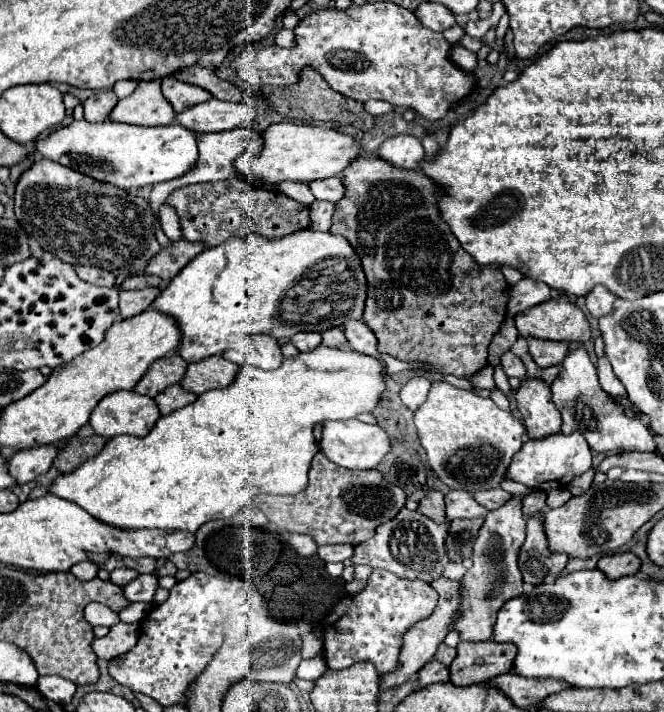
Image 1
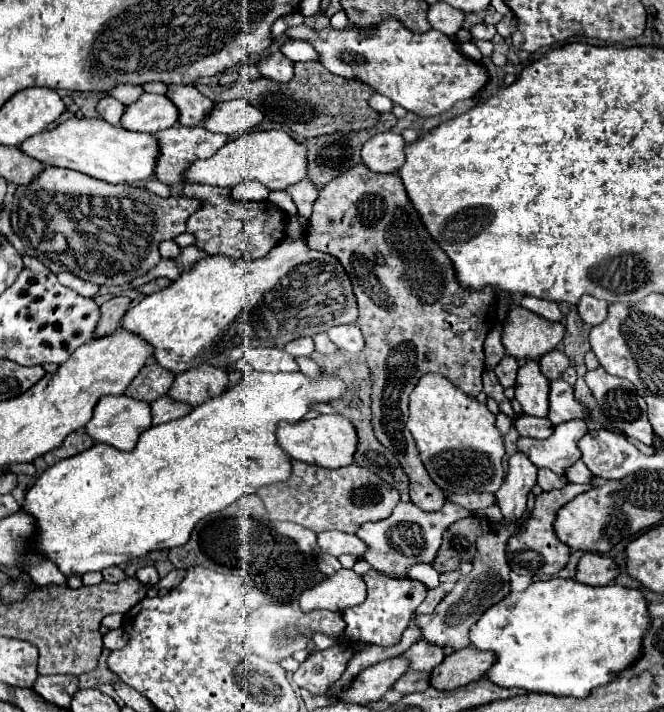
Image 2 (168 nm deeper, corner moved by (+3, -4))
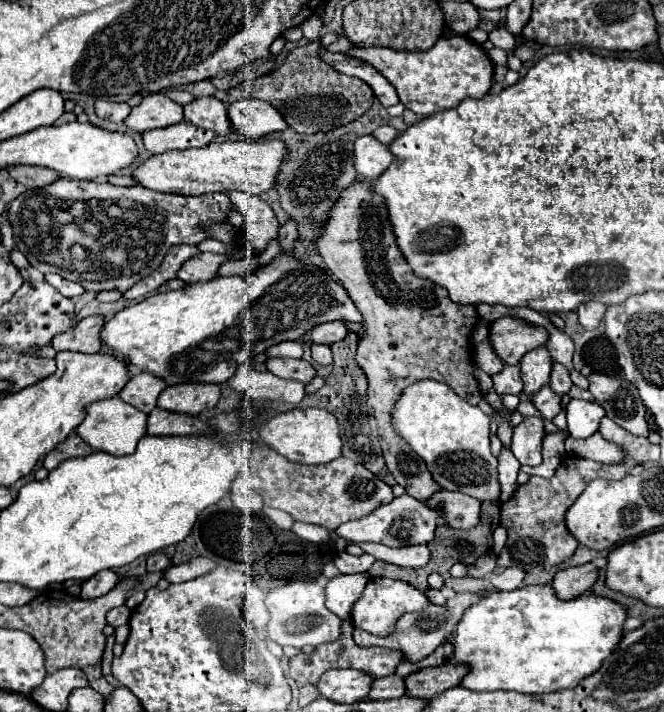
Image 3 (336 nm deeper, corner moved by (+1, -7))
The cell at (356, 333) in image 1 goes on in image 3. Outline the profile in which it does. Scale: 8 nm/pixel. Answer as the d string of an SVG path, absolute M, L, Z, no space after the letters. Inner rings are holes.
M324 322L314 326L306 336L310 338L310 342L314 344L332 344L338 342L346 336L346 326L342 322Z

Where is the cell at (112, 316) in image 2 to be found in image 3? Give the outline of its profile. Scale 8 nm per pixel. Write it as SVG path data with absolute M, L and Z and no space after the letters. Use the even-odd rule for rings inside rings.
M88 316L74 324L72 330L56 334L52 338L54 350L70 350L70 352L84 352L84 354L96 354L102 350L102 344L98 340L98 332L102 330L102 316Z

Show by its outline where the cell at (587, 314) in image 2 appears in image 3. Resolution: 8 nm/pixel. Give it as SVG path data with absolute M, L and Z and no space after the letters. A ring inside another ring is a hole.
M584 302L578 306L578 320L580 324L586 328L586 330L594 330L600 326L602 318L604 318L604 312L606 312L606 306L600 304L600 302Z

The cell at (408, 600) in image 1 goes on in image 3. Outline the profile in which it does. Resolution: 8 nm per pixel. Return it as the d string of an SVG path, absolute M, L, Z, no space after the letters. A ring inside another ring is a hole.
M370 578L362 596L354 602L352 606L352 624L360 630L372 632L372 634L384 634L390 632L394 620L406 612L416 612L422 610L428 604L428 598L424 592L414 588L412 584L406 584L402 580L392 580L392 578Z

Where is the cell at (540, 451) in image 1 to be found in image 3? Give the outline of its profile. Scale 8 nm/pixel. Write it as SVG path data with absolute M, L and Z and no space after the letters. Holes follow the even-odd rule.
M572 398L566 406L566 420L568 420L568 432L574 438L588 438L594 432L598 432L600 420L604 418L606 410L598 406L598 402L578 400Z

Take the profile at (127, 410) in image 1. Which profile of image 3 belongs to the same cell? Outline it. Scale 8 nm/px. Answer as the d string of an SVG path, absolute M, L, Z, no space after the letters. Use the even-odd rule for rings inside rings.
M118 396L94 402L86 408L84 420L78 424L76 434L92 446L92 450L100 450L112 456L126 456L136 450L138 440L146 434L146 414L136 410L134 406L126 404Z

